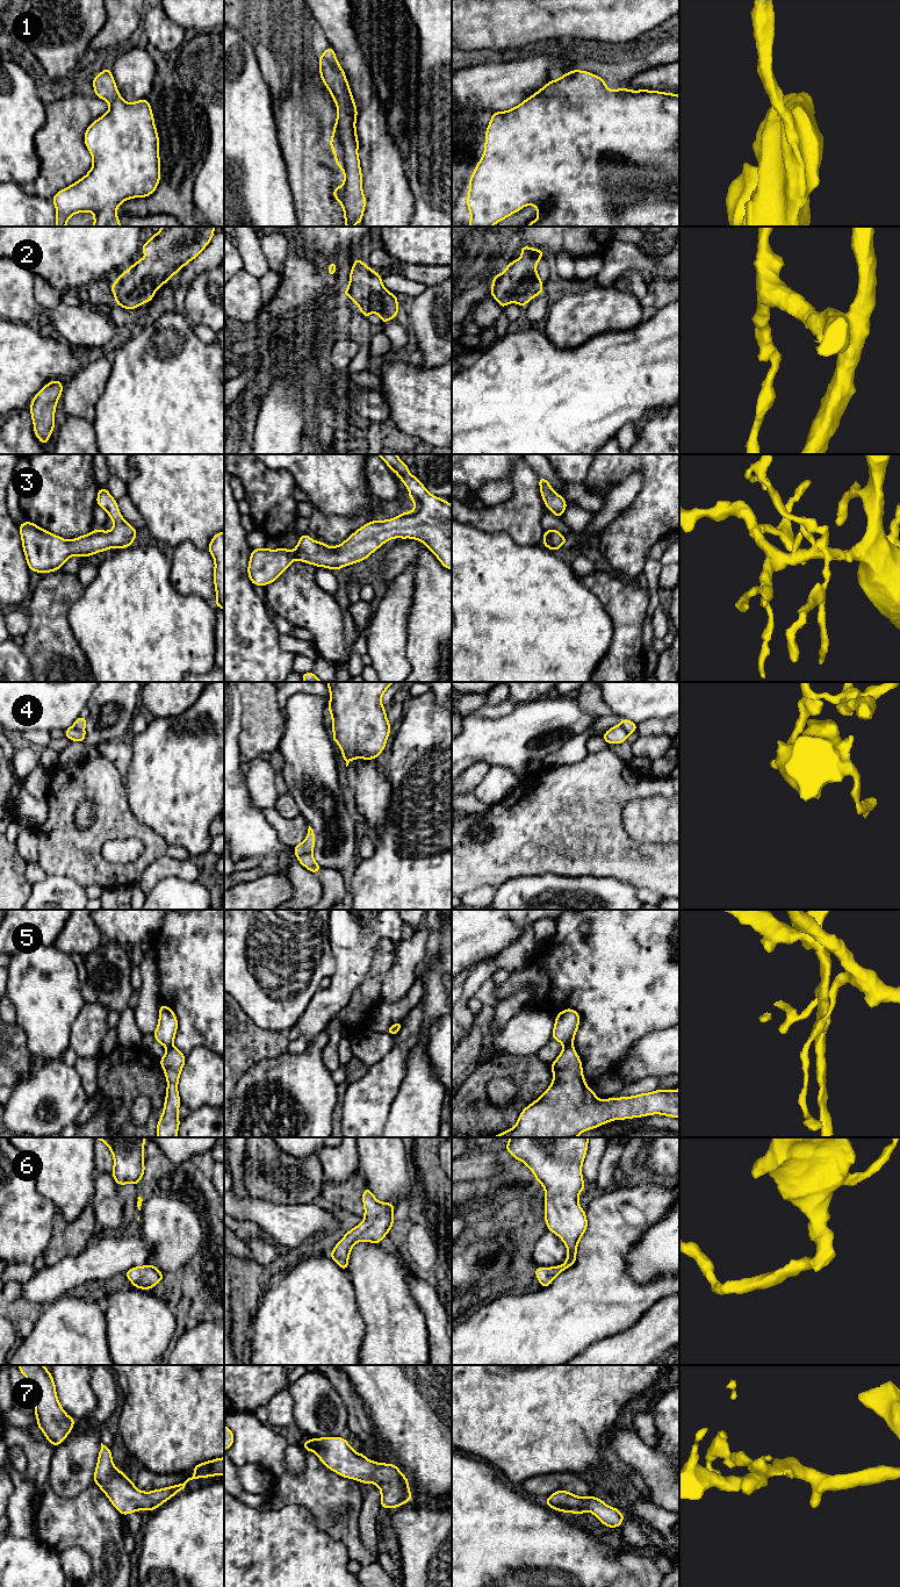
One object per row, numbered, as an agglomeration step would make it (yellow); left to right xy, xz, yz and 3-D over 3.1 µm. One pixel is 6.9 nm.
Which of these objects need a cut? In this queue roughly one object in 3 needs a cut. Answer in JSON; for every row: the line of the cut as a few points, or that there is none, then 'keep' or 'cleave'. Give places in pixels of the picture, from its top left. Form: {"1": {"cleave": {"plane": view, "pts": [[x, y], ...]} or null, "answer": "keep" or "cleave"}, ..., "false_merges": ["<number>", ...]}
{"1": {"cleave": null, "answer": "keep"}, "2": {"cleave": null, "answer": "keep"}, "3": {"cleave": null, "answer": "keep"}, "4": {"cleave": {"plane": "xz", "pts": [[311, 853], [306, 853], [297, 857]]}, "answer": "cleave"}, "5": {"cleave": {"plane": "yz", "pts": [[564, 1046], [571, 1047]]}, "answer": "cleave"}, "6": {"cleave": null, "answer": "keep"}, "7": {"cleave": null, "answer": "keep"}, "false_merges": ["4", "5"]}

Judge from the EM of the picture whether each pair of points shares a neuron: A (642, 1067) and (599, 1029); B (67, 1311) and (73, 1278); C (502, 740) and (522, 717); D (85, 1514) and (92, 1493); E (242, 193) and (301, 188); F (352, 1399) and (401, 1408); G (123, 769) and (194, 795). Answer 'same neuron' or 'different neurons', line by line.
A: different neurons
B: different neurons
C: same neuron
D: same neuron
E: different neurons
F: different neurons
G: different neurons

